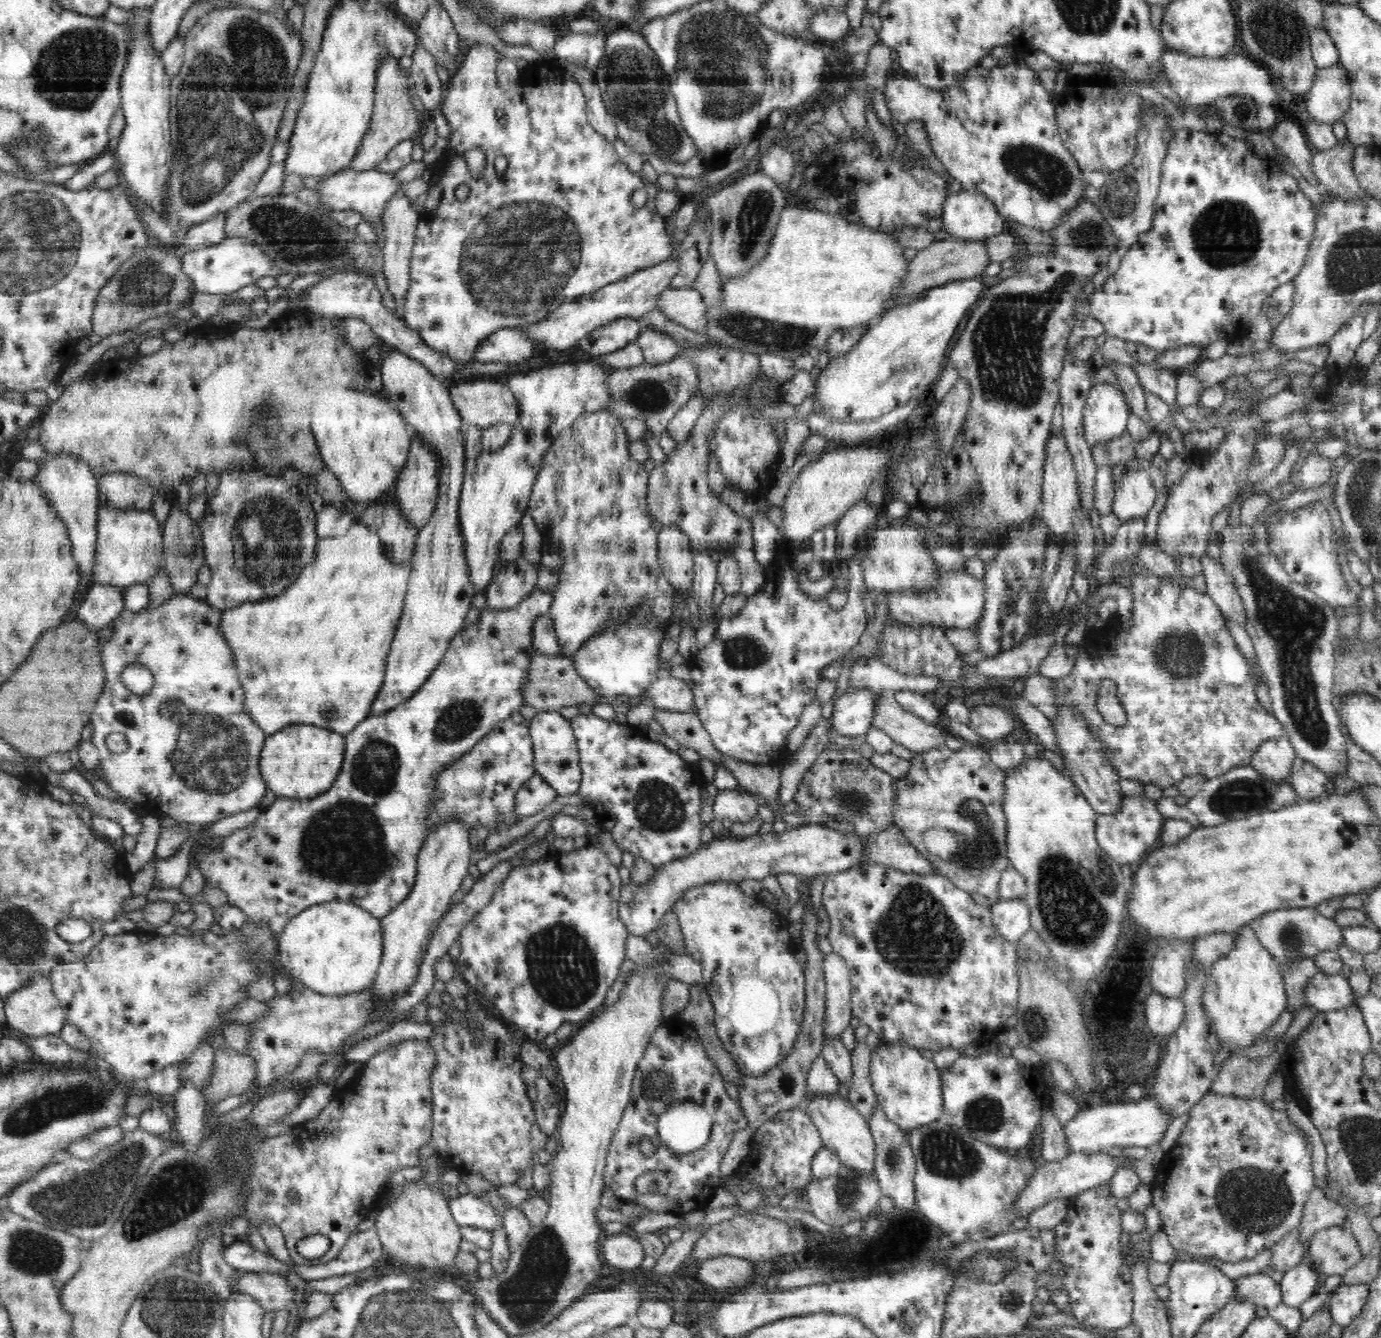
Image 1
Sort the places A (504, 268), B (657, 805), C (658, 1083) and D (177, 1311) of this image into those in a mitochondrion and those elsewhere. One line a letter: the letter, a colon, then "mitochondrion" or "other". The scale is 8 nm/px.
A: mitochondrion
B: mitochondrion
C: mitochondrion
D: mitochondrion

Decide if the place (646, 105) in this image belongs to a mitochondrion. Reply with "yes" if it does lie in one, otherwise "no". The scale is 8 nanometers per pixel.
yes

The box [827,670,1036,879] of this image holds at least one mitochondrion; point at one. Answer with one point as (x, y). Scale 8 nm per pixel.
(974, 842)

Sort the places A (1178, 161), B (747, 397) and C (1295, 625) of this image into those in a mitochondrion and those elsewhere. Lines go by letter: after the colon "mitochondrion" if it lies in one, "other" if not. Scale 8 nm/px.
A: other
B: other
C: mitochondrion

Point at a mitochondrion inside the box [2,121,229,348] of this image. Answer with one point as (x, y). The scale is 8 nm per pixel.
(147, 285)

